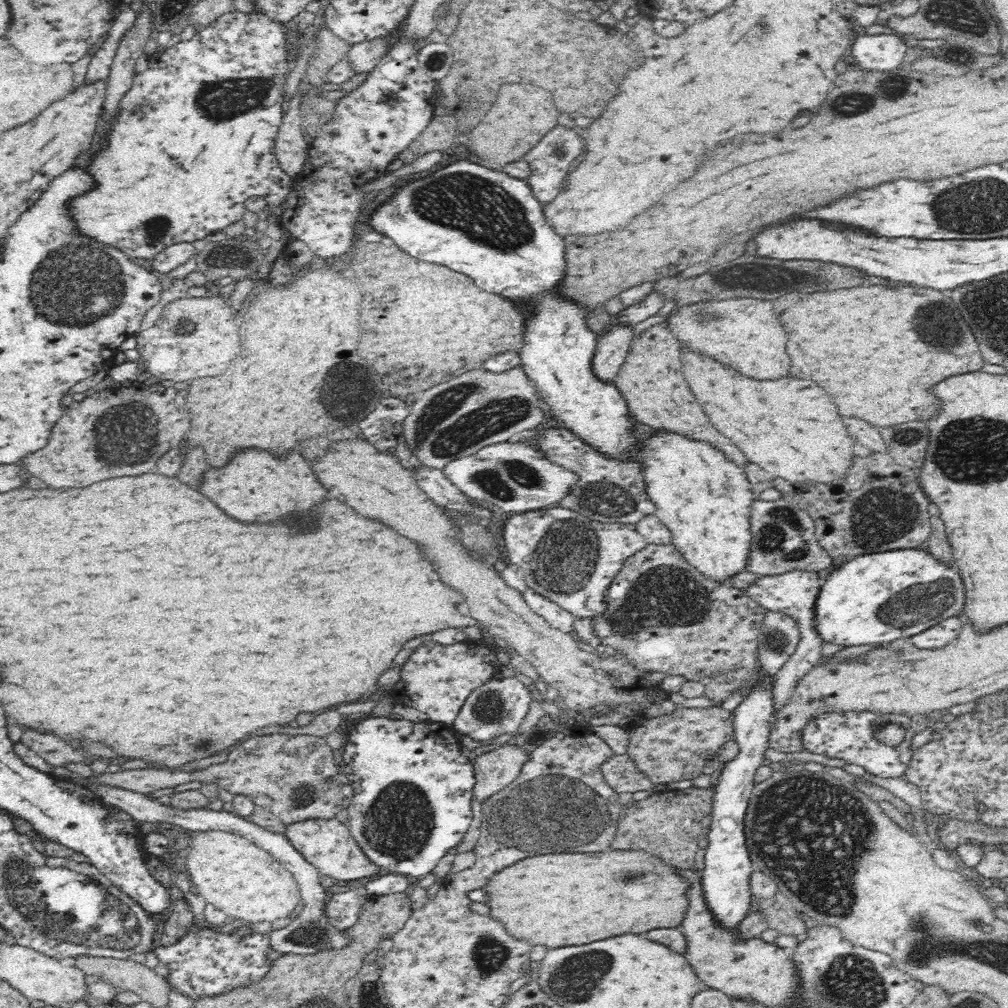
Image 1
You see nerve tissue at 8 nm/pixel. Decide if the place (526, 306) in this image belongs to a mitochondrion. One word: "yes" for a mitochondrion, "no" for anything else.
no

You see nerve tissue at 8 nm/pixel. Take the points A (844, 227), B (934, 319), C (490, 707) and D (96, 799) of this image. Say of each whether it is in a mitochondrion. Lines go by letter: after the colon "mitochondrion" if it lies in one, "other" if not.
A: other
B: mitochondrion
C: mitochondrion
D: other

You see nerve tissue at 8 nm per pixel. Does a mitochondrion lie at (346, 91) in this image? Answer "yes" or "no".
no

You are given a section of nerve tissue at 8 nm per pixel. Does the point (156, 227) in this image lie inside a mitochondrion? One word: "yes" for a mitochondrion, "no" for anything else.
yes

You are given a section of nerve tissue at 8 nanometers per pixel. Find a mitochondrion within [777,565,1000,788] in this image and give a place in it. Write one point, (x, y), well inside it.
(919, 603)

